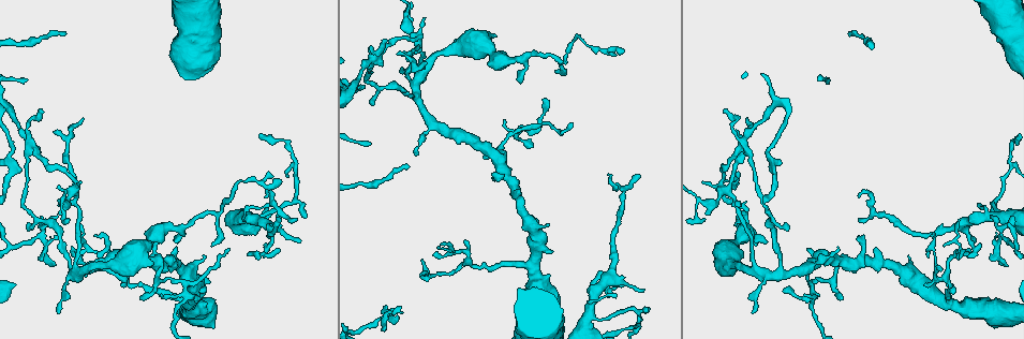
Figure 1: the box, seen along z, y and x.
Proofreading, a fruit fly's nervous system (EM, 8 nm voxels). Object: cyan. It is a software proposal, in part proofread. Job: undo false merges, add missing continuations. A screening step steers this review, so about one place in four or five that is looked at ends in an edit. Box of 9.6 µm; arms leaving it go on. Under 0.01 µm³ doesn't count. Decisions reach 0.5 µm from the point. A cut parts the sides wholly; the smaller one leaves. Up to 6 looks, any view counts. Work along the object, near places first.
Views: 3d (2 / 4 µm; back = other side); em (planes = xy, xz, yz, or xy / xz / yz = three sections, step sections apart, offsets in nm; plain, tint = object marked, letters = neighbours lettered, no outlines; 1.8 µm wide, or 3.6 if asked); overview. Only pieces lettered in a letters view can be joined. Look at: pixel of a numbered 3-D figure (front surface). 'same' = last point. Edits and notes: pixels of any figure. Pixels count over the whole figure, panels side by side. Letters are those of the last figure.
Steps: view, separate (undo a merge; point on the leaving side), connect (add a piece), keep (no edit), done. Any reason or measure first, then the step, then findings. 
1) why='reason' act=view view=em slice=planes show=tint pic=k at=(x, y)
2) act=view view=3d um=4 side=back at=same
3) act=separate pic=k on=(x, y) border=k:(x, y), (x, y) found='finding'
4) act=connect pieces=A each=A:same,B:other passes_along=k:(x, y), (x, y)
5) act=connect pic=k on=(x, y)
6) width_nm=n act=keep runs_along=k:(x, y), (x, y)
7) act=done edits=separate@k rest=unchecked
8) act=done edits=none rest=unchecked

why='abrupt turn' act=view view=em slice=planes show=plain pic=1 at=(844, 260)

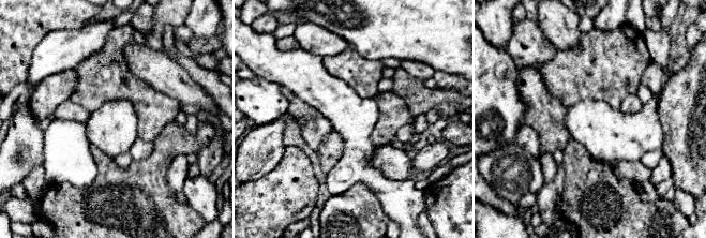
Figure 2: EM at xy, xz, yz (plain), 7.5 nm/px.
act=view view=em slice=planes show=letters at=same

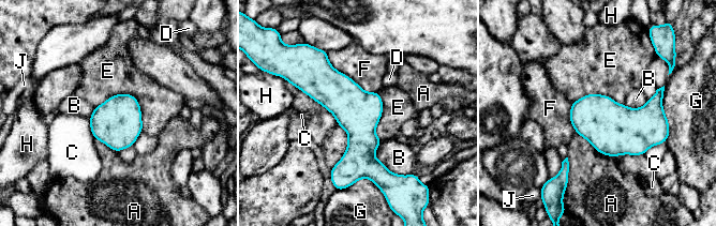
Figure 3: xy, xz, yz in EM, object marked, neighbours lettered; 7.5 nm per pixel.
act=keep each=A:other,B:other,C:other,D:other,E:other,F:other,G:other,H:other,J:other runs_along=3:(325, 59), (356, 111), (353, 178) found='all the same cell'

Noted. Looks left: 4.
why='stops while still wide' act=view view=3d um=2 pic=1 at=(485, 33)

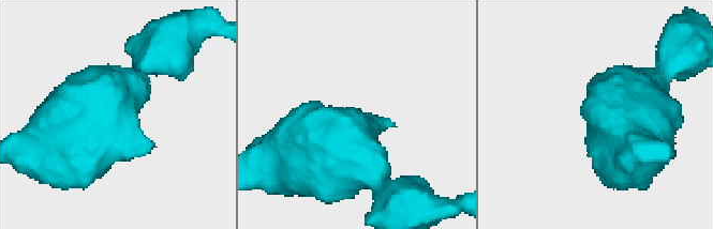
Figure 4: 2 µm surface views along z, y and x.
act=view view=em slice=planes show=letters pic=4 at=(358, 110)

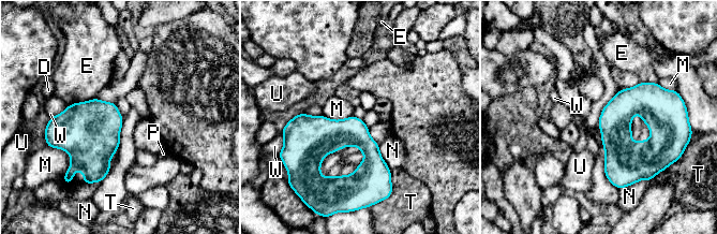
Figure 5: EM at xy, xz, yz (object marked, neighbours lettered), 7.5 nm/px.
act=keep each=D:other,E:other,M:other,N:other,P:other,T:other,U:other,W:other runs_along=5:(296, 126), (354, 134), (388, 177) found='no lettered piece goes on from it'

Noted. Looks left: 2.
why='branch stops here' act=view view=em slice=yz step=4 show=tint pic=1 at=(965, 255)

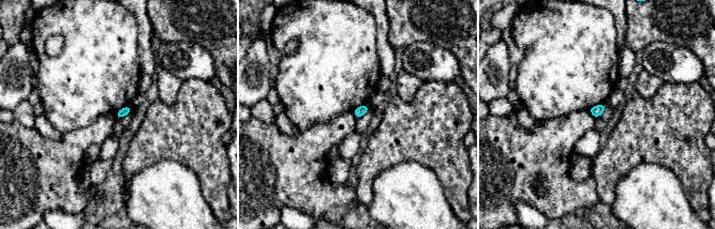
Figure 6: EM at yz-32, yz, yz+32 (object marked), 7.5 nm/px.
why='another direction' act=view view=em slice=planes show=letters at=same

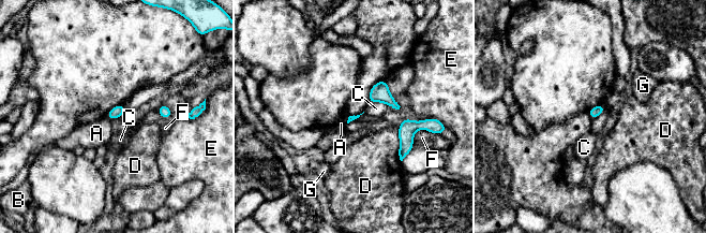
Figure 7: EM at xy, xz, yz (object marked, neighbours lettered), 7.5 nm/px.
act=keep each=A:other,B:other,C:other,D:other,E:other,F:other,G:other border=7:(105, 116), (109, 120) found='none of them fits'

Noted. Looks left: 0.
act=done edits=none rest=unchecked

